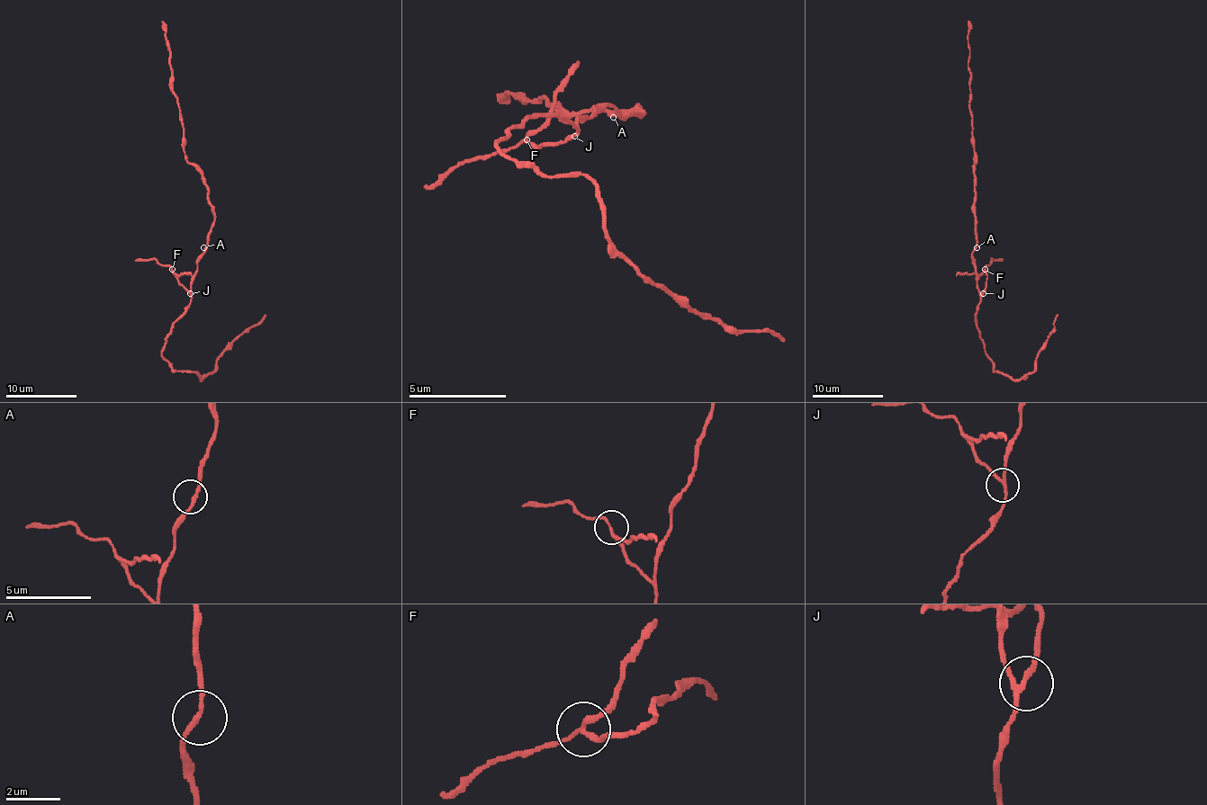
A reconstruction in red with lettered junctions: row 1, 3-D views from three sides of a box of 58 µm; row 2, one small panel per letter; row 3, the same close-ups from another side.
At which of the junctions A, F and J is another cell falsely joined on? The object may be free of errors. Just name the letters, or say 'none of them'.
F

